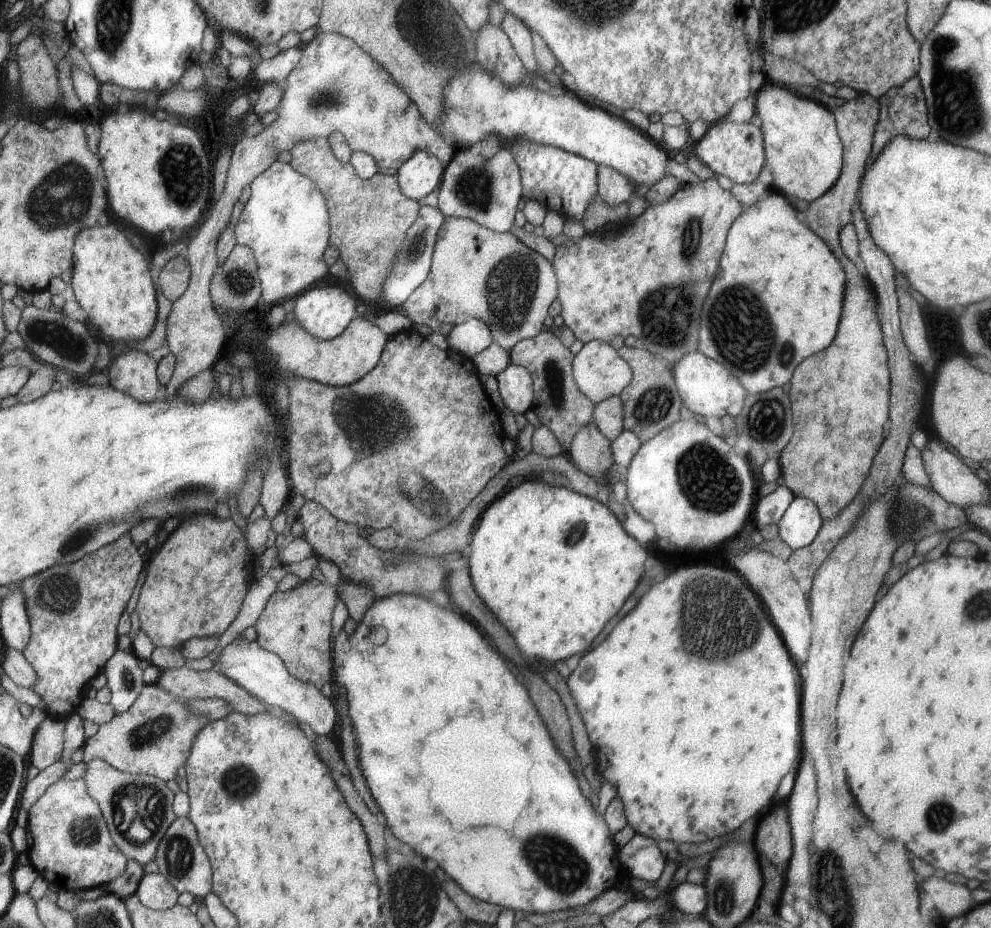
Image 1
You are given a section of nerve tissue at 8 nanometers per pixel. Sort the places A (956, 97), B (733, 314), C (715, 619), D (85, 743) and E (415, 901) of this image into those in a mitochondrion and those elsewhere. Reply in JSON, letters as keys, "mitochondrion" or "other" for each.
{"A":"mitochondrion","B":"mitochondrion","C":"mitochondrion","D":"other","E":"mitochondrion"}

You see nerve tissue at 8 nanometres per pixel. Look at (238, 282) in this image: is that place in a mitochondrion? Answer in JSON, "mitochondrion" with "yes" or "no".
{"mitochondrion":"yes"}

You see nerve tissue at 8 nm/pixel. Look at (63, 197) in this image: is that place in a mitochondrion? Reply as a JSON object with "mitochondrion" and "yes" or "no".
{"mitochondrion":"yes"}

